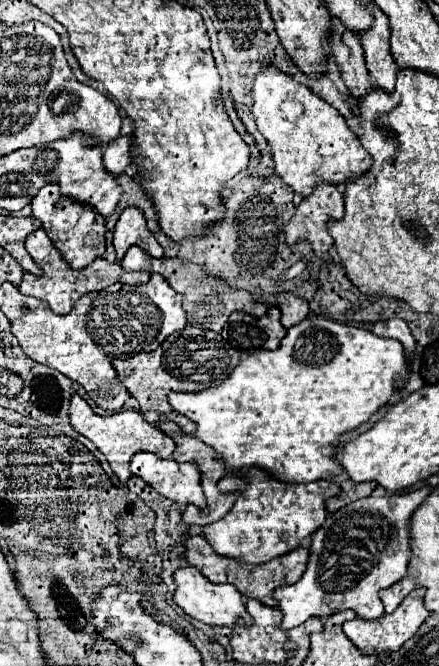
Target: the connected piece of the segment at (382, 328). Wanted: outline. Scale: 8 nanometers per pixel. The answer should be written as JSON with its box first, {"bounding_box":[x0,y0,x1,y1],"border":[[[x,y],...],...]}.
{"bounding_box":[372,318,416,360],"border":[[[390,318],[390,320],[380,320],[372,324],[372,332],[376,336],[386,336],[386,338],[394,338],[400,340],[404,344],[406,356],[412,360],[414,358],[414,348],[416,348],[416,340],[412,338],[412,332],[408,328],[408,324],[402,318]]]}

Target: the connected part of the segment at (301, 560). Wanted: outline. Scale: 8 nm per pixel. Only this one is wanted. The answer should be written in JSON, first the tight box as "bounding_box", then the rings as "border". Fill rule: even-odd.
{"bounding_box":[184,536,308,606],"border":[[[192,536],[184,542],[184,546],[186,546],[184,554],[186,554],[188,564],[196,566],[210,582],[230,582],[240,590],[240,594],[254,598],[254,600],[260,600],[266,606],[276,606],[278,600],[274,600],[274,596],[272,596],[274,588],[282,586],[284,582],[288,582],[288,584],[296,582],[304,574],[306,564],[308,564],[308,548],[302,548],[302,546],[298,546],[298,550],[294,548],[292,552],[288,552],[280,558],[272,558],[264,564],[246,564],[246,562],[238,562],[238,560],[228,558],[228,556],[218,556],[214,552],[214,548],[208,546],[204,536]]]}

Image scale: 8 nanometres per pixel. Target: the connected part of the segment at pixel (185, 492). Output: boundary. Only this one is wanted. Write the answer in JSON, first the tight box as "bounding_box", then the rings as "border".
{"bounding_box":[130,452,206,508],"border":[[[136,452],[130,460],[130,470],[156,488],[162,496],[178,504],[196,504],[200,508],[206,506],[196,464],[180,464],[172,458],[162,460],[150,452]]]}

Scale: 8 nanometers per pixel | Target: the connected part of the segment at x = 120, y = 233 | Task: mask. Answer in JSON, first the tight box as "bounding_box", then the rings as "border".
{"bounding_box":[114,208,164,262],"border":[[[126,208],[114,228],[114,250],[116,260],[120,262],[130,246],[140,246],[154,258],[162,258],[164,250],[154,238],[154,234],[148,230],[146,218],[138,208]]]}

